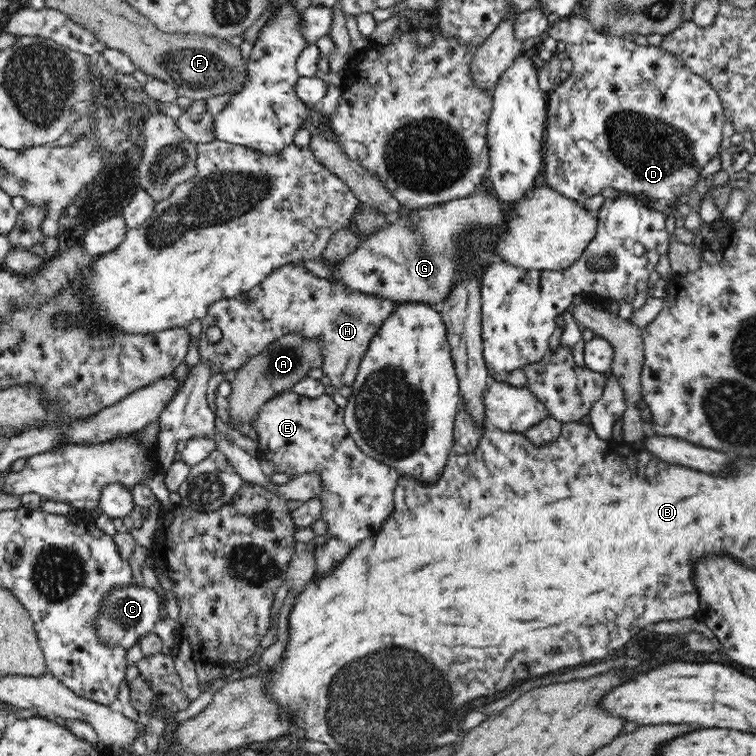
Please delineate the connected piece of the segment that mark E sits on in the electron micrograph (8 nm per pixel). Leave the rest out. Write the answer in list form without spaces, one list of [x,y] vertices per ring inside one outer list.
[[[292,390],[278,393],[268,402],[264,402],[264,406],[260,406],[260,410],[256,412],[256,419],[250,424],[258,433],[259,450],[264,452],[264,460],[274,462],[277,472],[286,472],[296,477],[308,472],[320,475],[323,486],[318,496],[323,502],[321,519],[327,523],[327,536],[330,538],[327,547],[315,550],[315,576],[328,574],[328,570],[334,570],[360,540],[376,534],[384,524],[384,520],[392,514],[395,488],[401,473],[394,467],[368,456],[356,444],[345,426],[343,408],[334,402],[331,395],[308,398]]]

